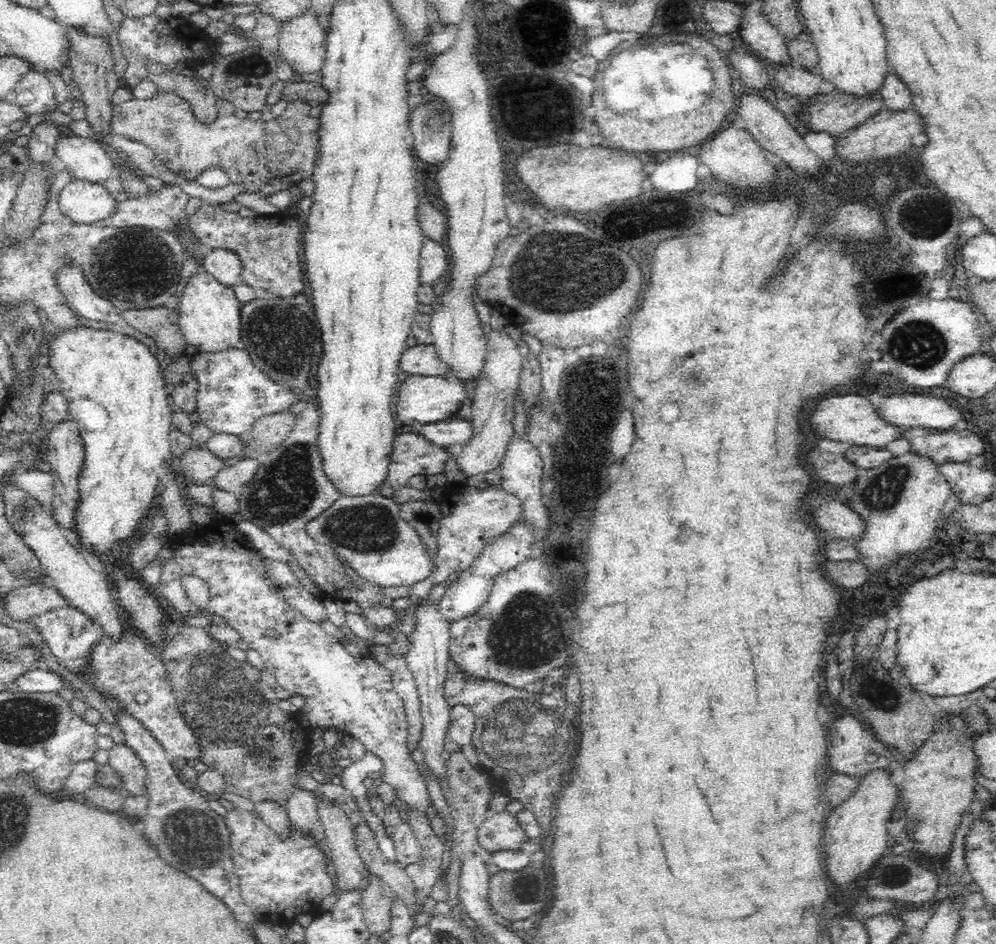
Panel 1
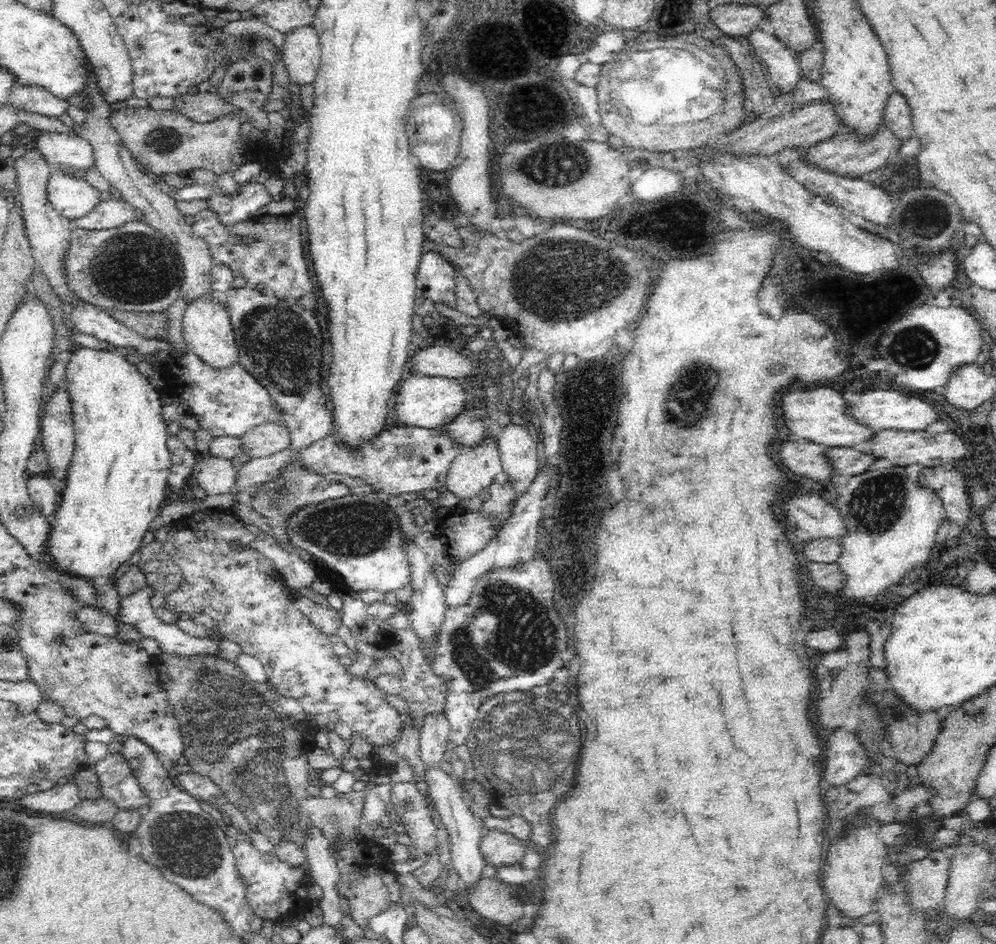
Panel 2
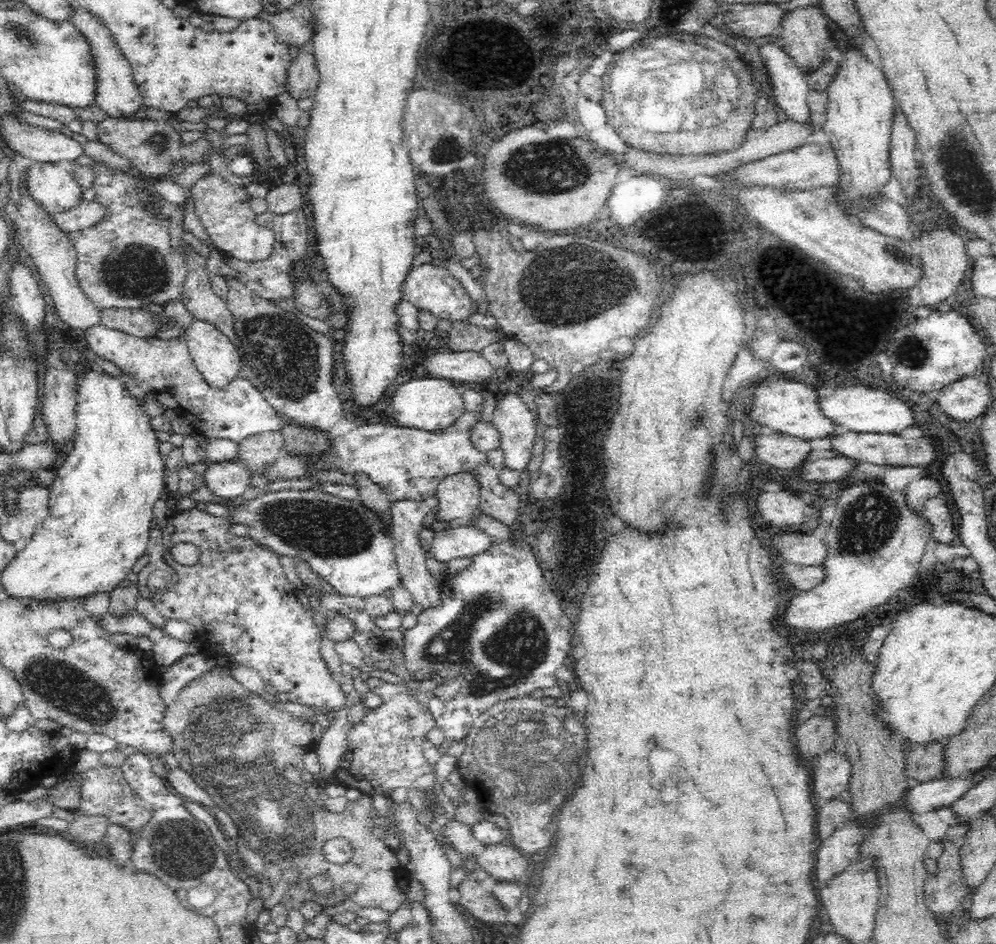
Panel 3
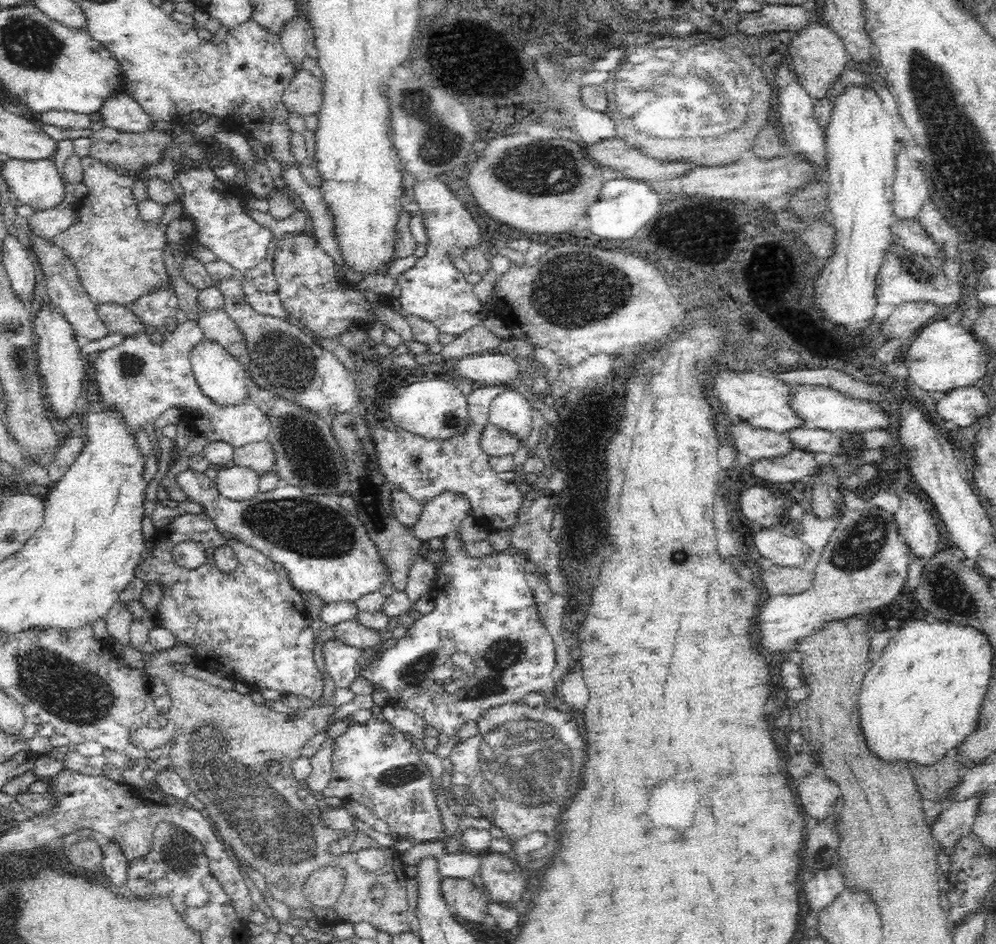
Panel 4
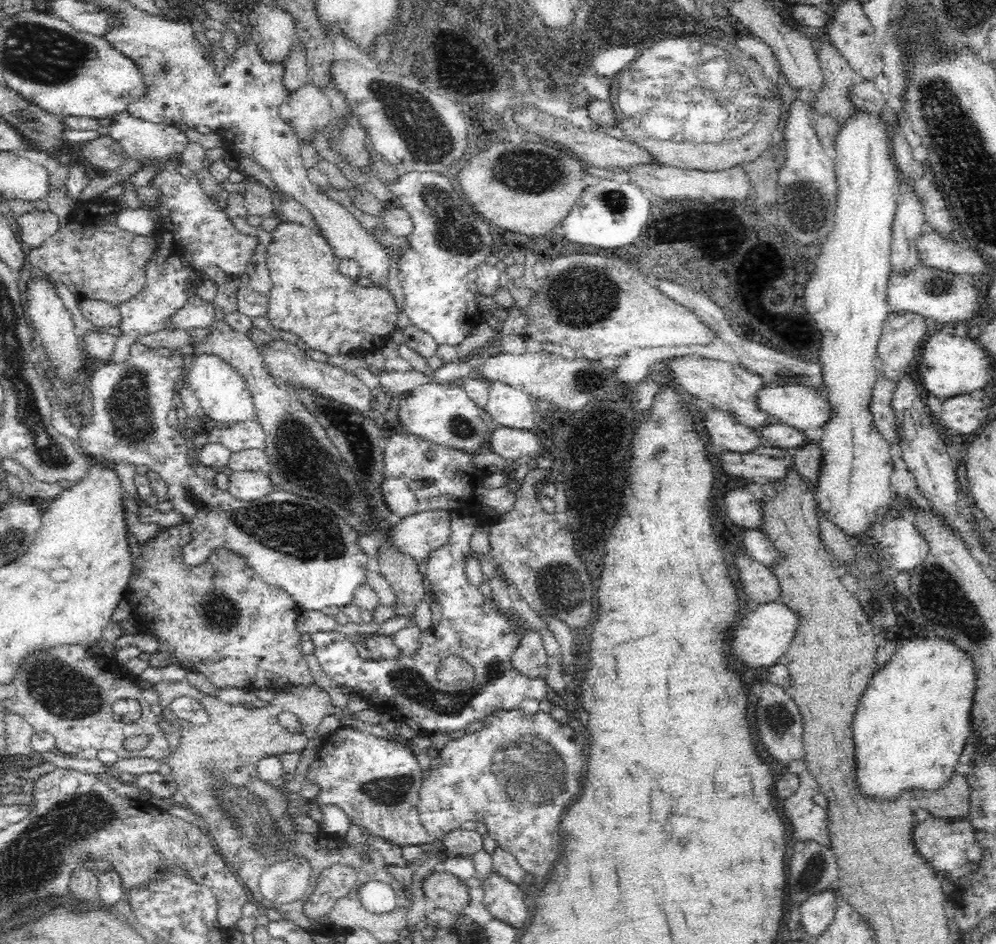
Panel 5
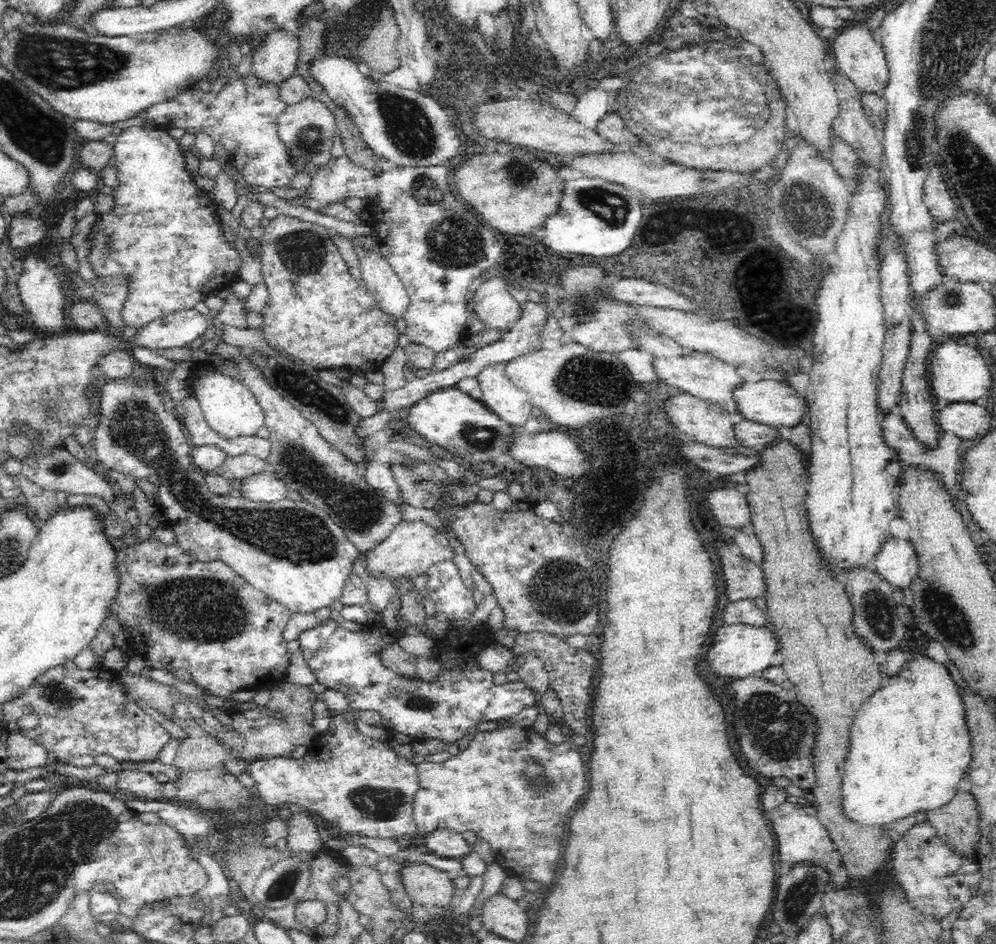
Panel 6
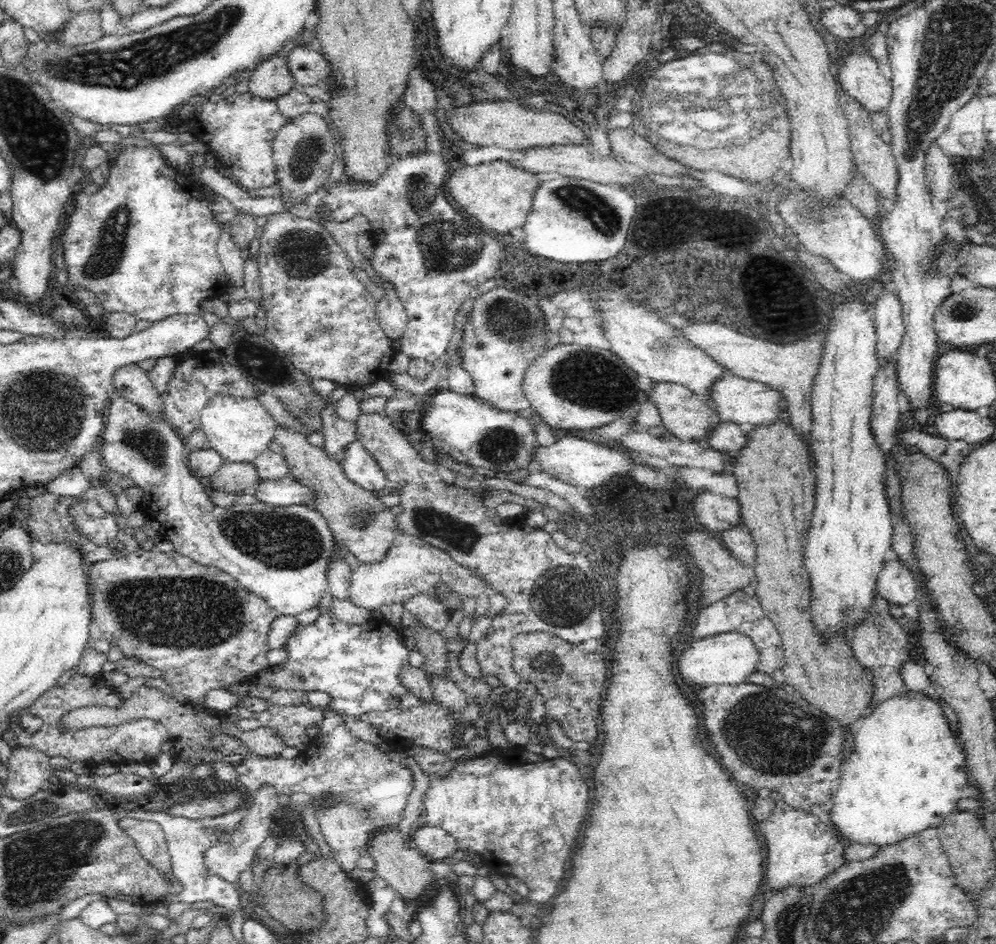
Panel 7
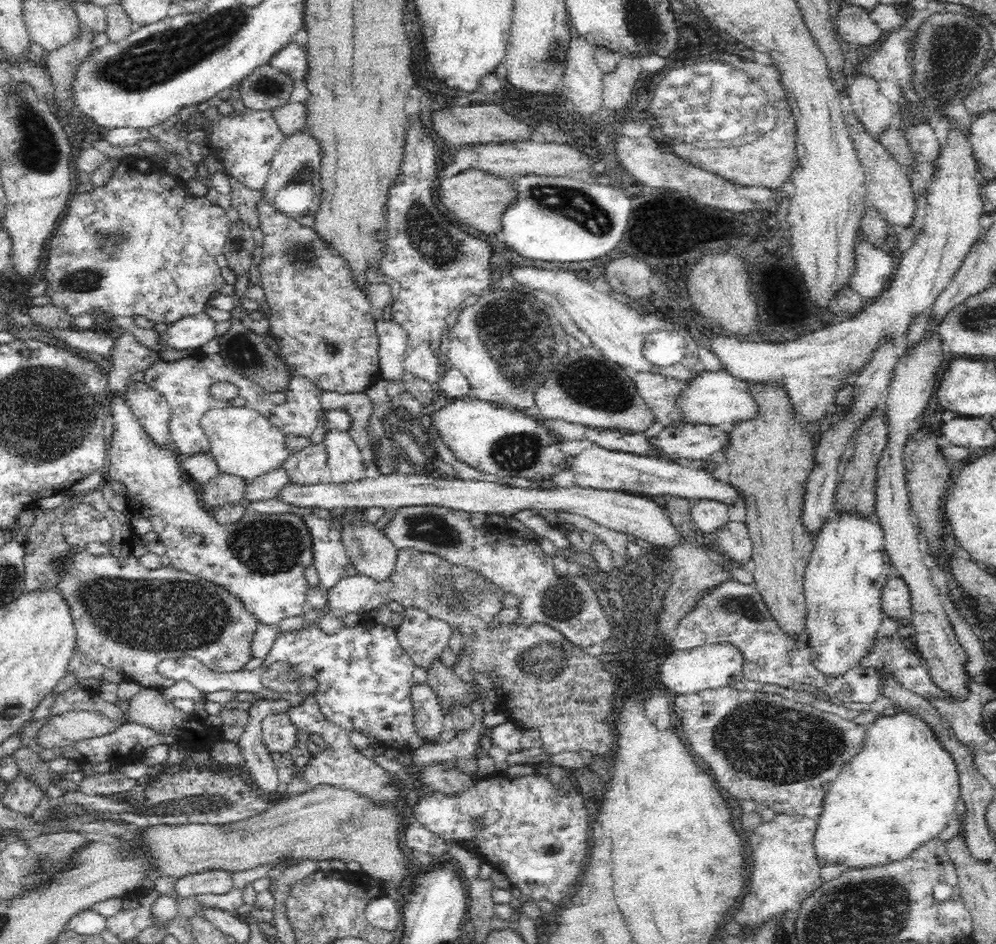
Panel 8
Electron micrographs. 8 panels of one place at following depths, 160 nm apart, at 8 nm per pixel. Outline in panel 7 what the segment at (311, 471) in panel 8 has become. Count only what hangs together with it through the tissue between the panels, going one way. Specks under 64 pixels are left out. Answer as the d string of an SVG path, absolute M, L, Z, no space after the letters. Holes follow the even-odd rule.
M329 399L328 404L322 410L322 421L324 421L324 449L328 449L328 453L337 453L340 449L344 449L350 442L356 441L358 436L358 425L350 420L342 420L332 416L334 399Z

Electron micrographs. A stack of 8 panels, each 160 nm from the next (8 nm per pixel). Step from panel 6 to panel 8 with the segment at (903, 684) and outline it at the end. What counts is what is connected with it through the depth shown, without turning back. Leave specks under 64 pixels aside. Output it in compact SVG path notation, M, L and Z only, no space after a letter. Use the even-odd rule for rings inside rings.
M901 708L893 709L884 715L876 716L874 722L870 723L866 728L866 736L864 736L862 748L853 756L850 763L844 766L841 773L830 784L830 790L826 794L824 808L818 816L818 831L814 845L818 857L824 859L826 864L842 864L844 868L862 867L866 865L879 865L887 862L894 862L914 852L918 846L922 846L924 842L936 839L939 834L946 828L948 821L953 817L956 804L960 800L960 774L958 773L957 763L954 761L954 755L946 750L944 744L938 740L934 730L920 715L911 714L909 711Z

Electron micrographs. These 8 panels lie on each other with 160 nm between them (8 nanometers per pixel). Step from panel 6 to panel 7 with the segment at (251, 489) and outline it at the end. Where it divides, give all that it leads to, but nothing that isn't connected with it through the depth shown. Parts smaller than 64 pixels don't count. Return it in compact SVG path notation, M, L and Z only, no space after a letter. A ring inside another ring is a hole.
M291 476L257 481L254 498L262 503L274 506L306 505L308 501L314 501L311 490Z

